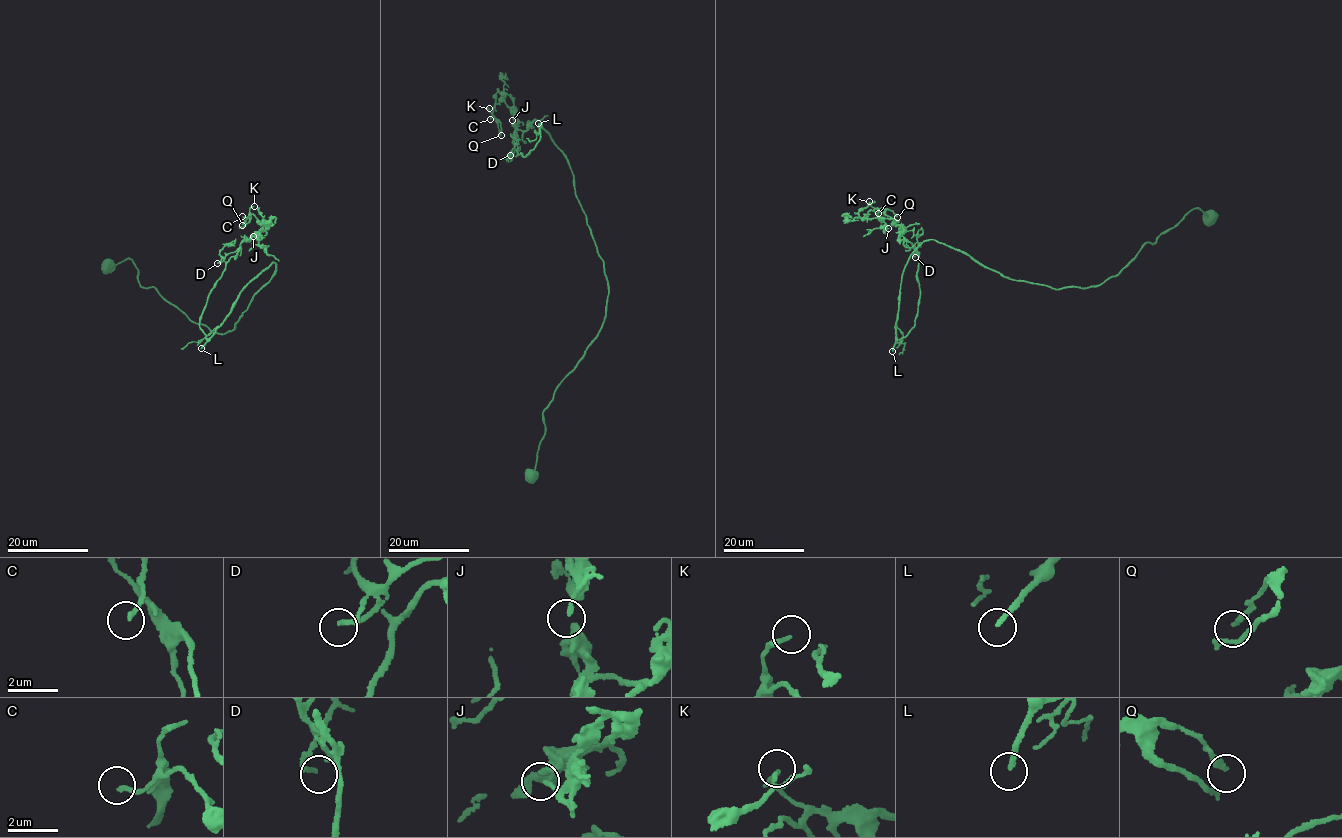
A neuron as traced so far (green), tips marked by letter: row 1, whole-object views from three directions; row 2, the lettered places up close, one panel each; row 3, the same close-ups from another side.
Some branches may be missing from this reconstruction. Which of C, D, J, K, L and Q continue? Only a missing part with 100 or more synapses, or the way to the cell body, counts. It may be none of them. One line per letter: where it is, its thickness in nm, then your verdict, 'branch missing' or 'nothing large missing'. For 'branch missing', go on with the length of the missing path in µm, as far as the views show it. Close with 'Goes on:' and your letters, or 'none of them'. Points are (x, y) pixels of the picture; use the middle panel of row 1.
C: place (490, 119); calibre 170 nm; nothing large missing
D: place (510, 155); calibre 130 nm; nothing large missing
J: place (512, 120); calibre 150 nm; nothing large missing
K: place (489, 108); calibre 90 nm; nothing large missing
L: place (538, 123); calibre 190 nm; branch missing; missing 70 µm
Q: place (501, 135); calibre 160 nm; nothing large missing
Goes on: L

